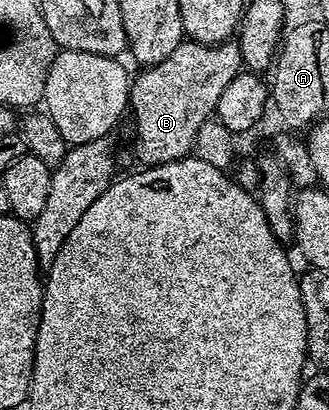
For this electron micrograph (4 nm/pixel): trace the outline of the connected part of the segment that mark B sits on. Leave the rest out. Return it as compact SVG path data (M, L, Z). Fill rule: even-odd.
M182 41L175 50L167 57L163 57L163 61L159 61L153 67L145 67L142 70L142 75L132 80L129 88L129 107L131 108L131 115L133 111L133 155L138 159L142 168L158 167L164 163L170 163L176 159L186 158L193 150L193 143L196 141L196 134L203 124L214 118L217 106L219 105L219 97L223 97L223 89L227 89L227 85L231 85L231 81L243 69L241 60L240 45L237 41L226 41L223 43L195 43L192 41Z

